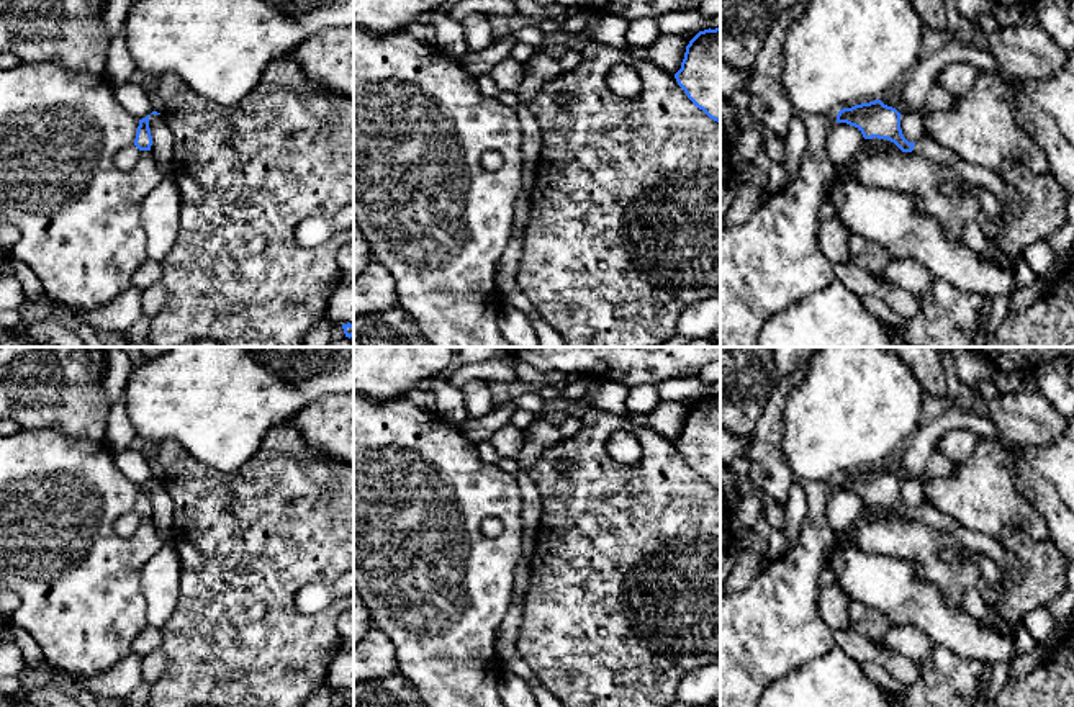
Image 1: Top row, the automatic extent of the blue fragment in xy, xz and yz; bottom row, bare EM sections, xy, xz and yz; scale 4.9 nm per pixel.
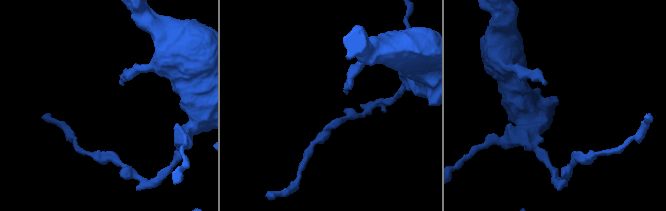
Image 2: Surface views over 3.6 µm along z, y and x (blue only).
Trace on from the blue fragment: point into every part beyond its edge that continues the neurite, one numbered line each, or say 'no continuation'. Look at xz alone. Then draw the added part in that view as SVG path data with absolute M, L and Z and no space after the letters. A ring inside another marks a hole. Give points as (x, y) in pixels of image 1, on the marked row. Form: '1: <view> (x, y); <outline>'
no continuation

